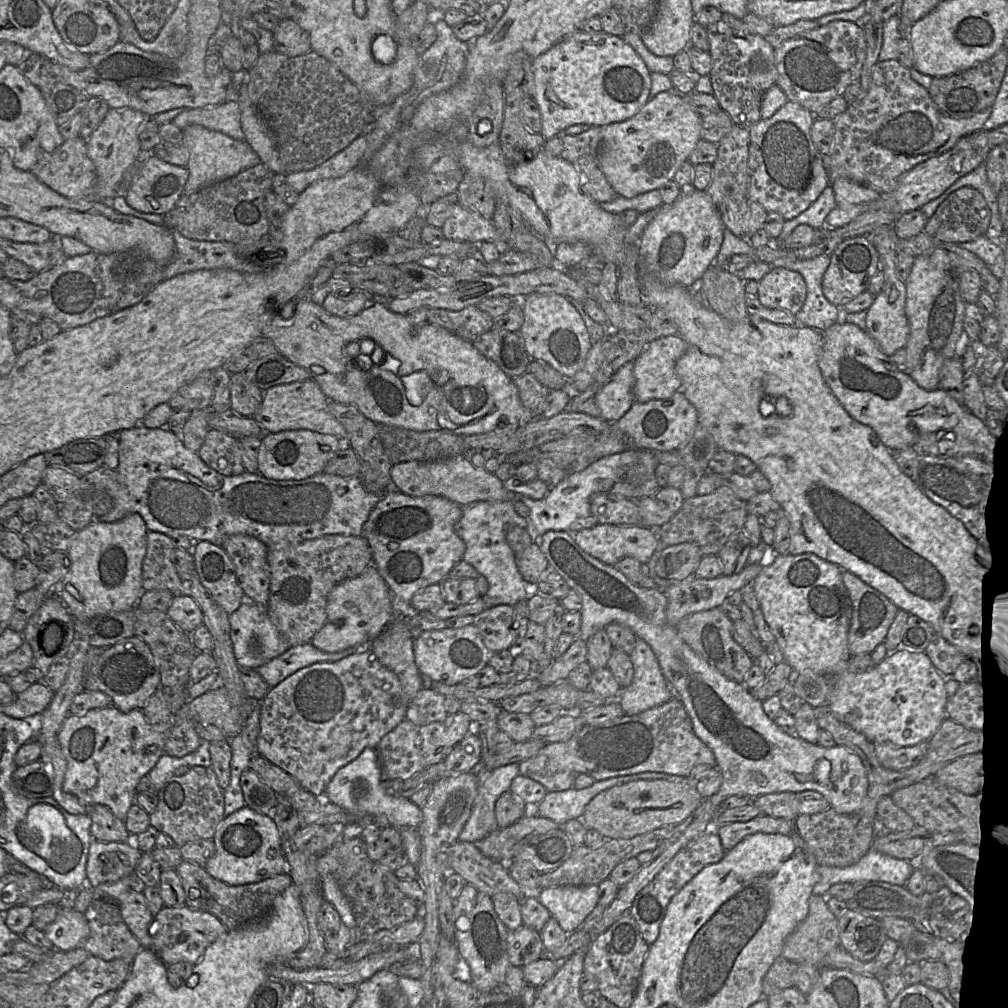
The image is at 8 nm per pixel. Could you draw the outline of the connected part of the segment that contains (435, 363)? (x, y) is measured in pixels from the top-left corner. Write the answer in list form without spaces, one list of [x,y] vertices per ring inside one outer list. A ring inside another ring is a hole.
[[[302,296],[302,297],[300,297],[300,298],[298,298],[298,299],[296,299],[296,300],[292,300],[292,301],[290,301],[290,302],[293,302],[293,307],[294,307],[294,315],[293,315],[293,317],[290,317],[290,318],[285,318],[285,319],[286,319],[286,320],[293,320],[293,323],[292,323],[292,325],[290,325],[290,326],[285,326],[285,327],[280,327],[280,326],[275,326],[275,325],[274,325],[274,324],[273,324],[273,323],[272,323],[272,310],[271,310],[271,322],[269,322],[269,321],[268,321],[268,320],[265,320],[265,322],[263,322],[263,329],[262,329],[262,336],[264,336],[264,337],[266,337],[266,338],[269,338],[269,339],[270,339],[270,340],[271,340],[271,341],[272,341],[272,342],[273,342],[273,343],[274,343],[274,345],[275,345],[275,347],[276,347],[276,348],[277,348],[277,349],[278,349],[278,351],[279,351],[279,353],[280,353],[280,354],[282,354],[282,355],[283,355],[283,356],[284,356],[284,357],[286,357],[286,358],[287,358],[287,359],[288,359],[288,360],[290,360],[290,361],[292,361],[292,362],[293,362],[293,363],[295,363],[295,364],[297,364],[297,365],[299,365],[299,366],[301,366],[301,367],[303,367],[303,368],[305,368],[305,369],[306,369],[306,370],[307,370],[307,371],[308,371],[308,372],[309,372],[309,373],[310,373],[310,375],[311,375],[311,378],[313,378],[313,379],[314,379],[314,380],[315,380],[315,381],[316,381],[316,382],[317,382],[317,383],[318,383],[318,384],[319,384],[319,386],[320,386],[320,387],[321,387],[321,389],[322,389],[322,391],[323,391],[323,393],[324,393],[324,394],[325,394],[325,395],[326,395],[326,397],[327,397],[327,398],[328,398],[328,399],[329,399],[329,400],[330,400],[330,401],[335,401],[335,402],[338,402],[338,403],[342,403],[342,404],[347,404],[347,405],[354,405],[354,406],[356,406],[356,407],[357,407],[357,408],[358,408],[358,409],[359,409],[359,410],[360,410],[360,411],[361,411],[361,413],[363,413],[363,414],[364,414],[364,415],[365,415],[365,416],[366,416],[366,417],[367,417],[367,418],[369,418],[369,419],[370,419],[370,420],[372,420],[372,421],[373,421],[373,422],[375,422],[375,423],[376,423],[376,424],[384,424],[384,425],[390,425],[390,426],[396,426],[396,427],[402,427],[402,428],[405,428],[405,429],[409,429],[409,430],[414,430],[414,431],[419,431],[419,432],[424,432],[424,431],[437,431],[437,430],[443,430],[443,431],[449,431],[449,432],[452,432],[452,433],[455,433],[455,434],[458,434],[458,435],[462,435],[462,436],[469,436],[469,435],[476,435],[476,434],[485,434],[485,433],[489,433],[489,432],[491,432],[491,431],[494,431],[494,430],[495,430],[495,429],[496,429],[496,428],[498,428],[498,427],[499,427],[499,426],[502,426],[502,425],[523,425],[523,424],[525,424],[525,423],[527,423],[527,422],[528,422],[528,421],[530,421],[530,420],[532,420],[532,419],[533,419],[533,418],[536,418],[536,417],[535,417],[535,416],[534,416],[534,415],[532,415],[532,414],[531,414],[531,413],[530,413],[530,412],[529,412],[529,411],[527,411],[527,410],[526,410],[526,409],[525,409],[525,408],[524,408],[524,406],[523,406],[523,405],[522,405],[522,403],[521,403],[521,401],[520,401],[520,398],[519,398],[519,394],[518,394],[518,389],[517,389],[517,387],[516,387],[516,385],[515,385],[515,384],[514,384],[514,382],[513,382],[513,379],[512,379],[512,378],[510,378],[510,377],[509,377],[509,376],[507,376],[507,375],[506,375],[506,374],[505,374],[505,373],[504,373],[504,372],[503,372],[503,371],[502,371],[502,370],[501,370],[501,369],[500,369],[500,368],[499,368],[499,367],[498,367],[498,366],[497,366],[497,365],[496,365],[496,364],[495,364],[495,363],[494,363],[494,362],[493,362],[493,361],[492,361],[492,360],[490,360],[490,359],[488,359],[488,358],[486,358],[486,357],[485,357],[485,356],[484,356],[484,355],[482,355],[482,354],[481,354],[481,353],[480,353],[480,352],[479,352],[479,351],[478,351],[478,350],[477,350],[477,349],[476,349],[476,348],[475,348],[475,347],[474,347],[474,346],[473,346],[473,344],[472,344],[472,342],[470,342],[470,341],[468,341],[468,340],[466,340],[466,339],[463,339],[463,338],[461,338],[461,337],[459,337],[459,336],[457,336],[457,335],[455,335],[455,334],[454,334],[454,333],[452,333],[452,332],[450,332],[450,331],[448,331],[448,330],[447,330],[447,329],[445,329],[445,328],[443,328],[443,327],[441,327],[441,326],[439,326],[439,325],[436,325],[436,324],[430,324],[430,323],[428,323],[428,322],[426,322],[426,323],[424,323],[424,324],[413,324],[413,323],[412,323],[412,322],[411,322],[411,321],[410,321],[410,319],[409,319],[409,318],[408,318],[408,316],[407,316],[407,314],[399,314],[399,313],[394,313],[394,312],[392,312],[392,311],[391,311],[391,310],[390,310],[390,309],[389,309],[389,308],[388,308],[388,306],[387,306],[387,305],[384,305],[384,304],[379,304],[379,303],[370,303],[370,302],[369,302],[369,304],[368,304],[368,305],[367,305],[367,306],[366,306],[366,307],[365,307],[365,308],[364,308],[364,309],[363,309],[363,310],[362,310],[362,311],[361,311],[361,312],[360,312],[360,313],[358,313],[358,314],[357,314],[357,315],[355,315],[355,316],[353,316],[353,317],[349,317],[349,318],[342,318],[342,317],[339,317],[339,316],[335,316],[335,315],[332,315],[332,314],[330,314],[330,313],[329,313],[329,312],[327,312],[327,311],[326,311],[326,310],[325,310],[325,309],[324,309],[324,308],[323,308],[323,307],[322,307],[322,306],[321,306],[321,305],[318,305],[318,304],[316,304],[316,303],[314,303],[314,302],[313,302],[313,301],[311,301],[311,299],[310,299],[310,298],[309,298],[309,297],[307,297],[307,296]],[[362,339],[371,339],[371,340],[373,340],[373,341],[374,341],[374,342],[375,342],[375,344],[376,344],[376,348],[375,348],[375,351],[372,351],[372,354],[373,354],[373,355],[379,355],[379,356],[382,356],[382,362],[383,362],[383,363],[382,363],[382,364],[374,364],[374,363],[373,363],[373,361],[372,361],[372,356],[371,356],[371,353],[364,353],[364,352],[363,352],[363,349],[364,349],[364,345],[363,345],[363,347],[361,347],[361,343],[360,343],[360,342],[361,342],[361,340],[362,340]],[[360,353],[361,353],[361,354],[368,354],[368,355],[369,355],[369,357],[370,357],[370,358],[371,358],[371,361],[372,361],[372,365],[371,365],[371,366],[370,366],[370,367],[369,367],[369,368],[366,368],[366,369],[365,369],[365,368],[360,368],[360,367],[358,367],[358,365],[357,365],[357,364],[356,364],[356,358],[357,358],[357,357],[358,357],[358,355],[359,355],[359,354],[360,354]]]

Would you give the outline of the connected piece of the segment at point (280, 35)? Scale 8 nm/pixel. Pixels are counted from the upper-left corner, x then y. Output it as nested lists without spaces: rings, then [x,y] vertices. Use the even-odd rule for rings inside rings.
[[[281,19],[273,32],[274,50],[289,57],[297,57],[310,52],[310,38],[295,21]]]

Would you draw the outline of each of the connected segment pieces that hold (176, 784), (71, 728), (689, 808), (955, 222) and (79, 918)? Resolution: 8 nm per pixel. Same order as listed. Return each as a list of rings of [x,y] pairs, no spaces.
[[[194,766],[186,774],[172,776],[157,792],[158,804],[150,814],[150,826],[169,835],[177,847],[198,839],[213,840],[217,827],[226,817],[224,790],[220,787],[212,767]]]
[[[112,705],[89,710],[83,716],[69,715],[57,734],[67,761],[63,789],[75,795],[87,807],[105,805],[113,814],[125,822],[130,807],[135,803],[137,785],[149,773],[165,753],[167,733],[156,731],[147,721],[141,709],[124,713]]]
[[[638,780],[613,786],[597,794],[585,807],[581,820],[587,829],[599,832],[605,839],[630,839],[665,826],[683,822],[704,800],[695,787],[696,781]]]
[[[961,187],[951,193],[928,218],[923,232],[938,243],[970,242],[984,235],[989,227],[991,212],[983,195],[974,188]]]
[[[62,907],[56,920],[43,932],[56,950],[69,951],[81,947],[90,930],[84,913],[72,907]]]

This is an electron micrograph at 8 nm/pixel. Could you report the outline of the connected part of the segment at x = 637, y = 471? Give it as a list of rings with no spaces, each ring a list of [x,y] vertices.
[[[627,449],[605,456],[582,471],[568,473],[542,499],[533,500],[526,496],[519,496],[519,499],[529,508],[529,517],[539,536],[549,530],[568,531],[577,518],[591,515],[590,498],[595,493],[610,492],[629,499],[654,498],[659,489],[654,475],[658,464],[653,451]]]

